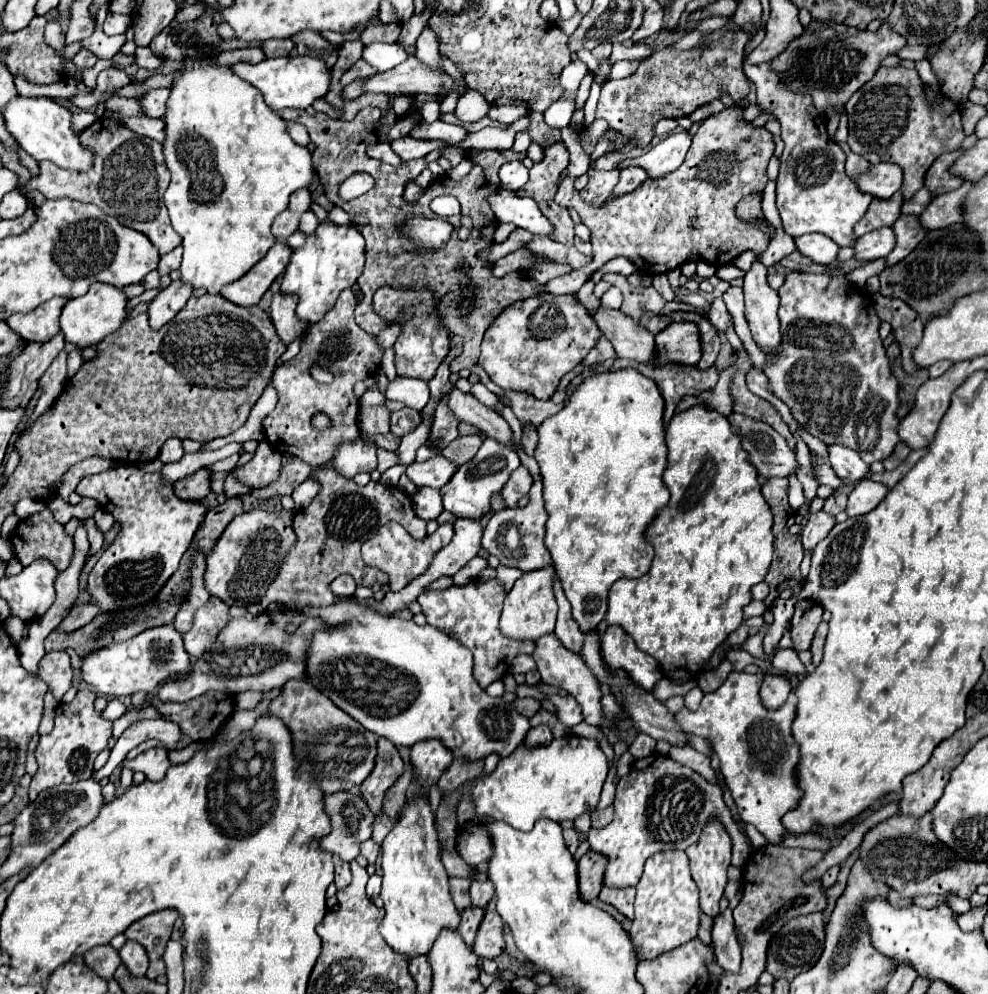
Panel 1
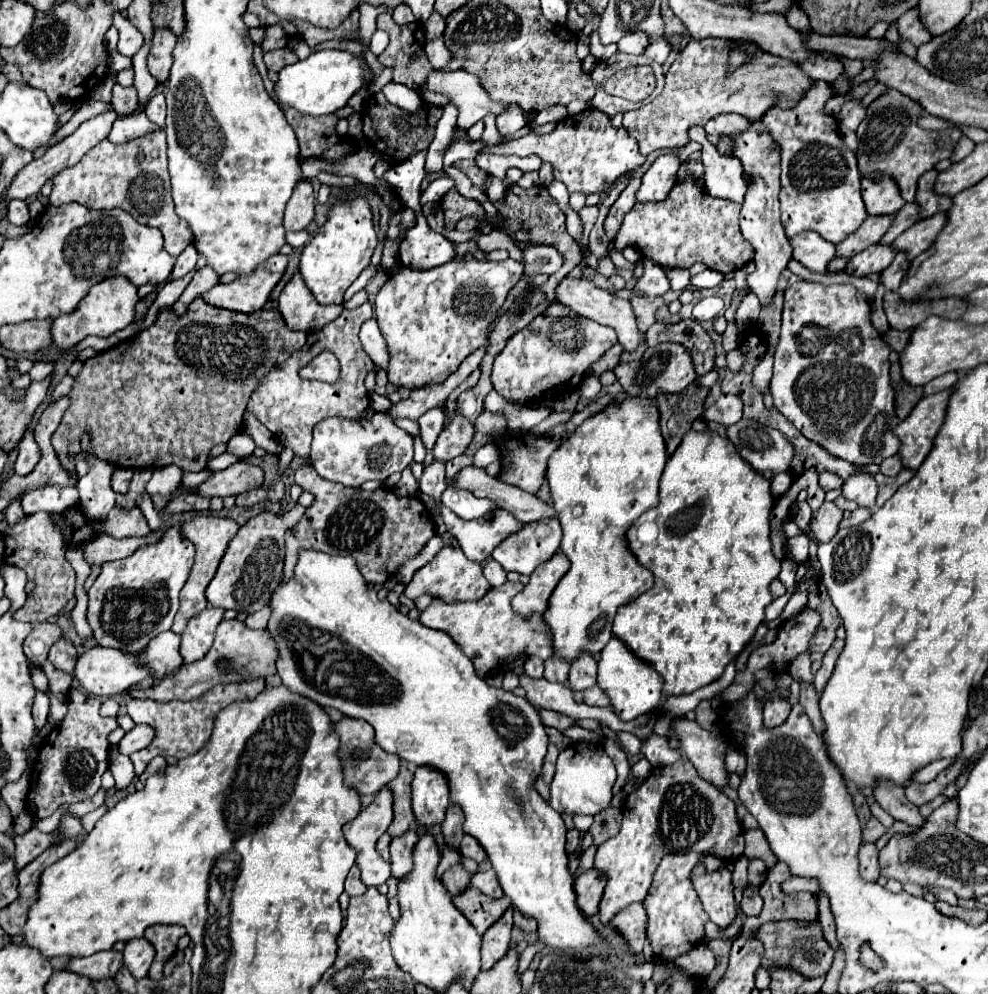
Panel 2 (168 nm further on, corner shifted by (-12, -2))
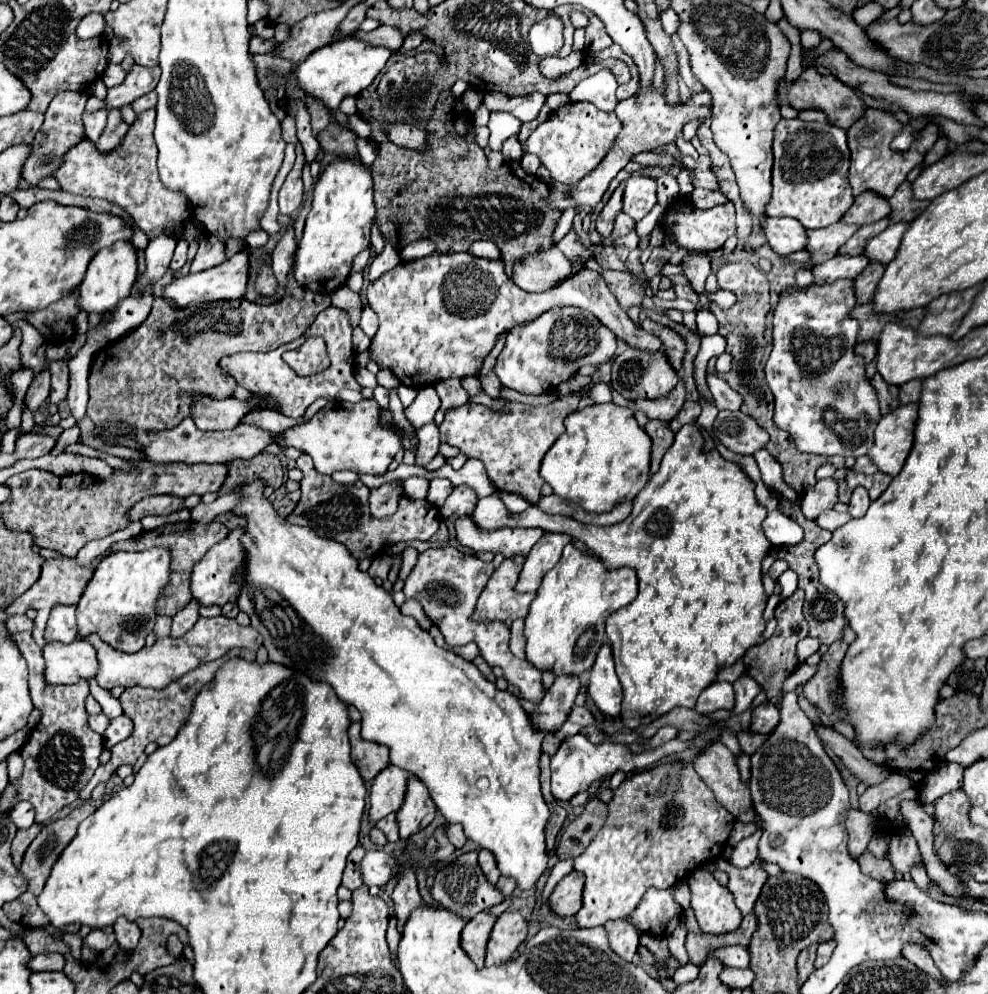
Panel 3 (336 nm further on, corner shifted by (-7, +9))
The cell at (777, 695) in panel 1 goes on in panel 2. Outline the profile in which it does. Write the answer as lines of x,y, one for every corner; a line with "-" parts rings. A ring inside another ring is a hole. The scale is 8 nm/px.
772,697
764,703
764,727
778,727
790,715
790,701
784,697

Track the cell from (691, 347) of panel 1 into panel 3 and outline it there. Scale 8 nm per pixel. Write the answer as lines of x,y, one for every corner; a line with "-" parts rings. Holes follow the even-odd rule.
627,348
623,354
613,358
613,376
611,386
627,400
635,398
659,398
669,394
677,384
677,372
667,364
667,356
663,356
663,350
659,352
643,352
637,348

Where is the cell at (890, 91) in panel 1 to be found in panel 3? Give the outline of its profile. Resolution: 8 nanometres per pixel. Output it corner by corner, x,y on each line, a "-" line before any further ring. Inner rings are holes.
867,108
867,112
859,120
855,120
855,124
851,124
851,128
847,130
847,142
849,142
849,150
851,150
849,182
851,182
855,196
861,194
863,190
873,190
885,198
893,196
895,188
899,188
899,184
907,178
907,174
919,162
923,162
925,154
931,150
931,146
941,136
941,128
937,124
927,124
925,128
921,128
915,134
915,140
907,152
895,152
895,150
891,150
891,140
901,130
903,130
903,122
899,122
889,112
875,110
875,108

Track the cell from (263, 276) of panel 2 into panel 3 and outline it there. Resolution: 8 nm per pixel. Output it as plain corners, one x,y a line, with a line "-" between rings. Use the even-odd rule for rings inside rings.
245,248
241,252
237,252
233,258
225,260
221,266
215,266
211,270
203,270
197,274
187,274
177,278
175,282
171,282
165,292
163,298
173,300
179,308
187,308
187,306
195,306
199,302
215,302
215,300
229,300
229,298
243,298
245,290
247,290
247,280
249,280
249,256
251,252

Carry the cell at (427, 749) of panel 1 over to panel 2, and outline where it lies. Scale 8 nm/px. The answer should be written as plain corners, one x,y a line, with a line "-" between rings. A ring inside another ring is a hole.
418,767
412,781
412,811
418,825
432,827
444,821
448,801
448,781
440,771
430,767

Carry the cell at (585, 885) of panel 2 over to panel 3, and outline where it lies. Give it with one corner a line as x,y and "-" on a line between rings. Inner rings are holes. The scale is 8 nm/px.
573,870
555,886
549,898
549,906
559,916
573,916
583,906
581,898
583,898
583,874

